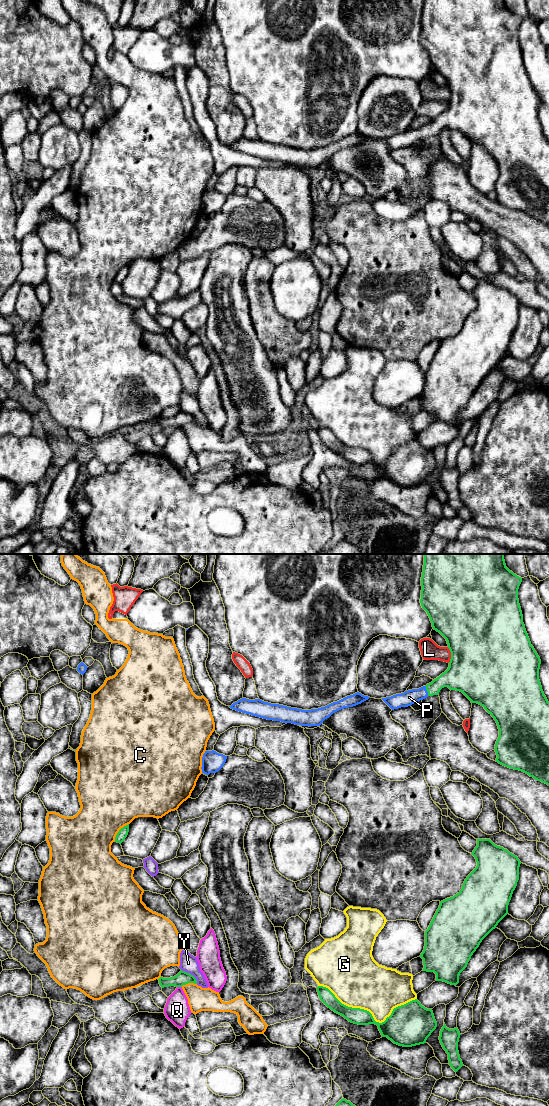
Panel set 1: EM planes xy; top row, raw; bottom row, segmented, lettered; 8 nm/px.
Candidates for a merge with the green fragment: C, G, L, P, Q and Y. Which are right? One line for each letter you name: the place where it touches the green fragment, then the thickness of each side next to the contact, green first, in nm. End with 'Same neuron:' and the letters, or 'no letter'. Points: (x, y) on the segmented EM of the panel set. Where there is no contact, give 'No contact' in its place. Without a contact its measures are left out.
P: Touches green at xy (427, 691). Thickness 190 nm (green) against 120 nm
Same neuron: P

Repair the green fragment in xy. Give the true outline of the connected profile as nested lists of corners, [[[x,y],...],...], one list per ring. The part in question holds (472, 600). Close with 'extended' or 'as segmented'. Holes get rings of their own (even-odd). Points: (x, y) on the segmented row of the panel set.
[[[423,554],[424,565],[421,577],[421,599],[422,608],[427,612],[432,627],[439,632],[447,641],[448,648],[451,652],[451,659],[448,669],[431,683],[419,689],[412,689],[401,694],[391,697],[382,698],[382,700],[392,709],[408,707],[412,704],[425,699],[428,696],[438,695],[440,690],[448,687],[450,690],[462,692],[471,703],[477,703],[494,718],[499,729],[499,737],[495,744],[497,755],[496,762],[510,769],[519,770],[537,781],[541,781],[549,786],[549,702],[544,695],[539,680],[539,669],[541,660],[531,645],[530,639],[523,623],[523,615],[518,599],[518,589],[522,578],[510,571],[505,564],[504,554]]]; extended

